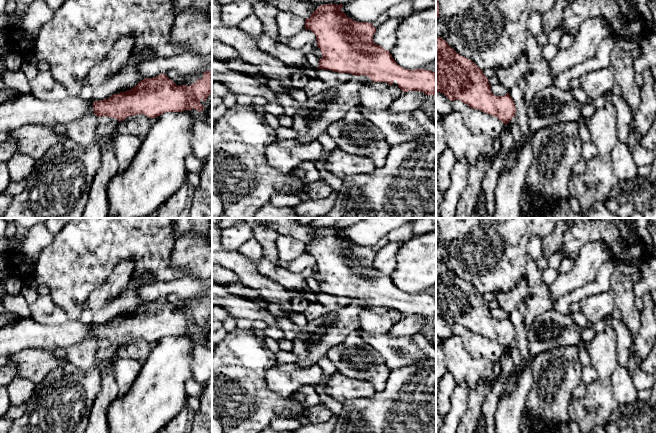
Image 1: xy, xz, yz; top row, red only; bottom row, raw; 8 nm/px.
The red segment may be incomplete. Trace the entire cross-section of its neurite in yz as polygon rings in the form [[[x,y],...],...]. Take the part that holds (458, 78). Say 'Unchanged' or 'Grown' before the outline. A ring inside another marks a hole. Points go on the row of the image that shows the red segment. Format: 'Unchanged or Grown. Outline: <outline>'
Unchanged. Outline: [[[441,37],[436,38],[436,92],[444,94],[450,101],[460,100],[470,108],[495,116],[506,125],[516,114],[516,106],[509,93],[495,96],[483,70],[458,54]]]

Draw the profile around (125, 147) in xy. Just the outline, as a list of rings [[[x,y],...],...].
[[[115,134],[113,149],[118,161],[118,172],[124,172],[139,151],[142,144],[140,136]]]

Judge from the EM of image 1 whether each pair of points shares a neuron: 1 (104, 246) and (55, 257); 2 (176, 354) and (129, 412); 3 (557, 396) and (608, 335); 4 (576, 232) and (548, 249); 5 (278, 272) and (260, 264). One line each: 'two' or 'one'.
1: one
2: one
3: two
4: one
5: one

